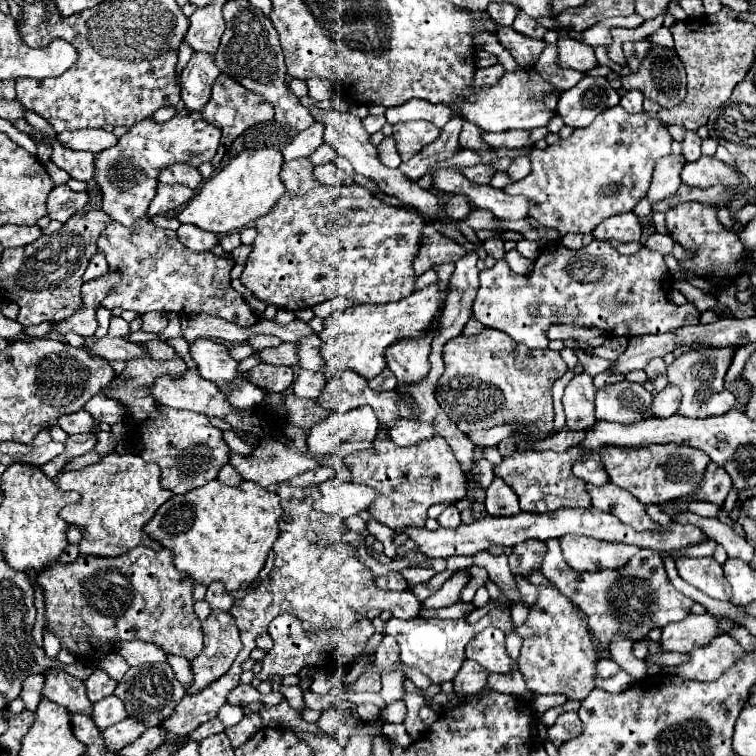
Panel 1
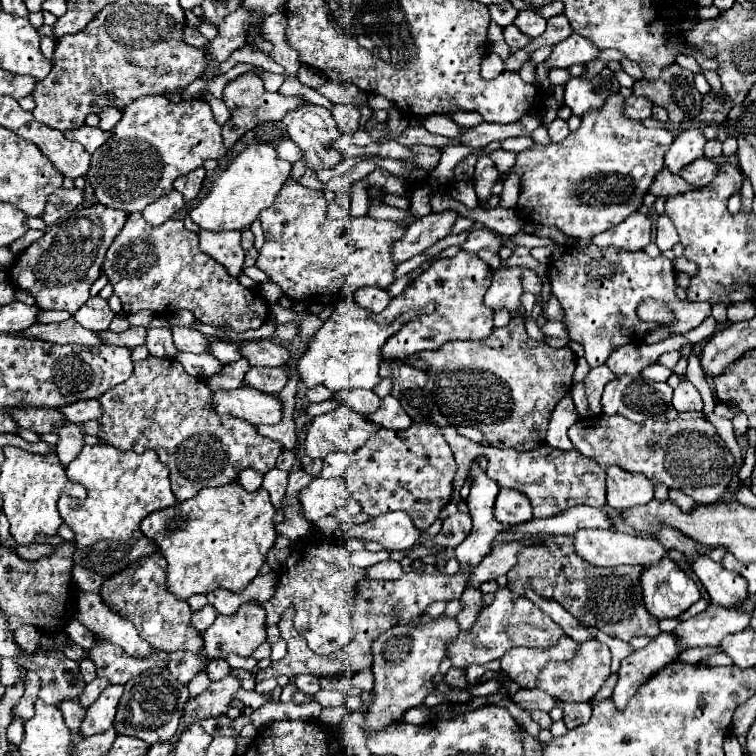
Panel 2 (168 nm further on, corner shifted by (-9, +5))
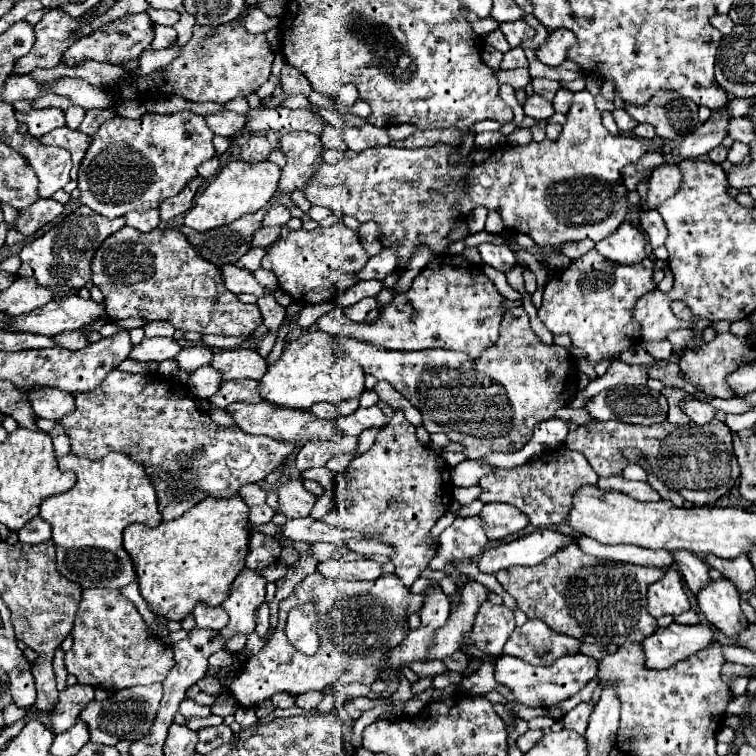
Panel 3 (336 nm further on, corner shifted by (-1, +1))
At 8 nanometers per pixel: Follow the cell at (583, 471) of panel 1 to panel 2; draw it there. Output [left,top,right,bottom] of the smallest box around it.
[606,466,654,510]

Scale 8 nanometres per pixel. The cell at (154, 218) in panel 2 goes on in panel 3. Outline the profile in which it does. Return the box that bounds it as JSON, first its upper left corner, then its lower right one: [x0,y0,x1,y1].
[126,210,160,232]

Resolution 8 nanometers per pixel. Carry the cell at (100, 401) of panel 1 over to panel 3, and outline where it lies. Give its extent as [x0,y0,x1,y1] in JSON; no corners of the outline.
[26,388,74,420]

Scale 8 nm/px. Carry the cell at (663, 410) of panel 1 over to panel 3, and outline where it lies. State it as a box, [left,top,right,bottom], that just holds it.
[682,398,716,424]

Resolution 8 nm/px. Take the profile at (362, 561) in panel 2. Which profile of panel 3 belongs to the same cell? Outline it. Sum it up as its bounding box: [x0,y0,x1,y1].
[316,556,345,580]

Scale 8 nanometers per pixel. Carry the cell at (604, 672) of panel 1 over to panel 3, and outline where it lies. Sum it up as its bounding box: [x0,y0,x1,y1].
[562,702,592,734]

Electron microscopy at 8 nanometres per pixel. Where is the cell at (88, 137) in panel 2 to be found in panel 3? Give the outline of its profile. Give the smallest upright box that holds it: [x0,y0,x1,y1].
[38,126,90,179]

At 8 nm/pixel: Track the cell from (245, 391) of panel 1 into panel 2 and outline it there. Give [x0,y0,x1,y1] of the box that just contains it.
[172,326,210,354]

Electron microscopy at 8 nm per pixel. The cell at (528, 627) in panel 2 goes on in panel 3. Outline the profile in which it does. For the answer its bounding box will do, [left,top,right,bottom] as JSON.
[502,618,582,666]

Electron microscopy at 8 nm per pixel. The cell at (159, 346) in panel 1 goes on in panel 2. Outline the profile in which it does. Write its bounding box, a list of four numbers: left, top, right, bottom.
[100,326,146,348]

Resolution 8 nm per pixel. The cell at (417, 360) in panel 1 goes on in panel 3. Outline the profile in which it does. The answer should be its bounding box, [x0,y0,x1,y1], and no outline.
[316,254,506,358]

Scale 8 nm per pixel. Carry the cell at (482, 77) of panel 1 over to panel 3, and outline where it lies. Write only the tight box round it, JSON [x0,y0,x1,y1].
[500,46,528,70]

